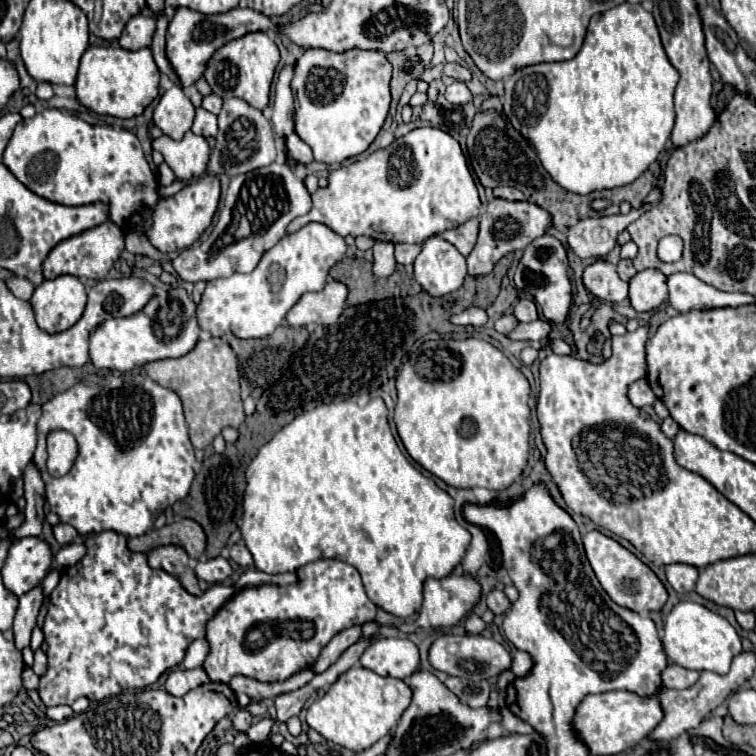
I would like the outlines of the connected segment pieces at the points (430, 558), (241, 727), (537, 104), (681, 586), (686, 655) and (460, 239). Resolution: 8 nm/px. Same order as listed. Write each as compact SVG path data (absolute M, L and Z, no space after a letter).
M371 399L365 407L359 407L351 401L341 401L341 403L329 403L329 405L319 405L313 411L307 411L299 417L295 417L289 425L285 425L281 431L275 433L275 437L265 443L257 457L249 463L247 467L247 487L245 487L245 503L243 503L243 525L241 525L241 533L245 539L247 549L251 551L253 559L255 559L255 567L259 571L265 573L287 573L287 571L295 571L311 561L323 559L323 557L331 557L331 559L341 559L349 565L353 565L361 577L363 577L363 585L367 591L367 597L379 605L381 609L385 609L387 613L395 615L395 617L411 617L419 611L421 603L423 603L423 581L427 577L447 577L451 575L461 559L467 553L467 545L471 543L471 533L467 533L467 529L463 529L457 521L455 521L455 513L453 513L453 499L449 497L447 491L439 489L435 485L433 479L425 477L421 471L417 471L399 451L393 433L389 429L387 423L387 407L383 403L383 399Z
M239 709L237 713L235 713L235 717L233 717L233 727L237 729L237 731L247 731L249 729L249 725L251 725L251 721L253 721L253 715L249 713L249 709Z
M621 3L605 13L597 13L591 17L589 29L587 29L587 37L583 41L581 51L569 59L569 61L559 61L559 63L537 63L537 65L529 65L523 69L517 69L511 77L505 79L505 95L503 95L503 115L507 117L507 121L513 125L515 131L519 131L537 151L543 167L547 169L547 173L553 177L555 183L559 183L563 189L577 193L577 195L589 195L593 191L603 191L603 189L613 189L613 187L621 187L621 185L629 185L633 183L643 171L647 171L647 167L659 157L661 149L665 147L673 123L675 123L675 107L673 107L673 93L675 93L675 85L677 85L677 75L675 75L675 67L669 63L661 39L659 39L659 31L655 25L655 19L649 11L645 11L639 3L631 5L631 3Z
M675 563L675 565L667 565L665 567L665 575L667 581L671 583L671 587L677 593L689 593L695 589L697 583L697 569L691 565L683 565L683 563Z
M681 601L673 607L673 611L665 619L663 651L673 663L685 669L713 671L713 673L725 675L729 671L733 657L743 653L743 647L741 647L741 637L727 623L727 619L723 619L721 615L709 611L707 607L699 603Z
M469 219L455 229L439 233L439 237L447 239L451 245L455 245L459 249L461 255L467 257L475 245L475 241L477 241L477 233L479 233L479 219Z

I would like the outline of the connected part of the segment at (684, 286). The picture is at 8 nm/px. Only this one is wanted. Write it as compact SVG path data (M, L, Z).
M675 273L669 277L669 303L679 313L689 313L715 307L739 307L755 303L755 299L747 293L727 293L715 289L691 273Z

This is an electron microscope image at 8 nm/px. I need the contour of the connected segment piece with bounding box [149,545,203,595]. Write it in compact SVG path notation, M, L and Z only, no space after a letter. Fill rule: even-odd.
M165 545L157 547L149 553L149 565L153 569L163 569L169 575L173 575L191 595L201 595L203 591L199 589L199 581L195 577L195 571L189 567L189 557L187 553L177 547L177 545Z

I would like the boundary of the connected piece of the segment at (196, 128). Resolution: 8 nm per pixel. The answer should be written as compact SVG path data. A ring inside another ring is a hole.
M199 107L195 113L195 121L193 121L191 131L201 137L215 137L217 135L217 117L213 113L205 111L203 107Z

